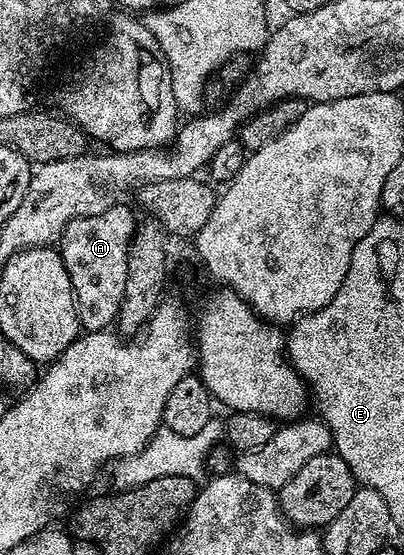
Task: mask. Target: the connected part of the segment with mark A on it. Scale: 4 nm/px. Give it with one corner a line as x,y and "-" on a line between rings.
109,205
105,213
93,217
70,219
64,227
62,238
57,243
57,250
63,257
63,264
69,273
69,281
75,294
75,309
79,312
79,325
84,332
101,331
110,328
118,320
119,306
125,293
125,277
129,273
129,251
131,239
135,236
137,218
127,207

